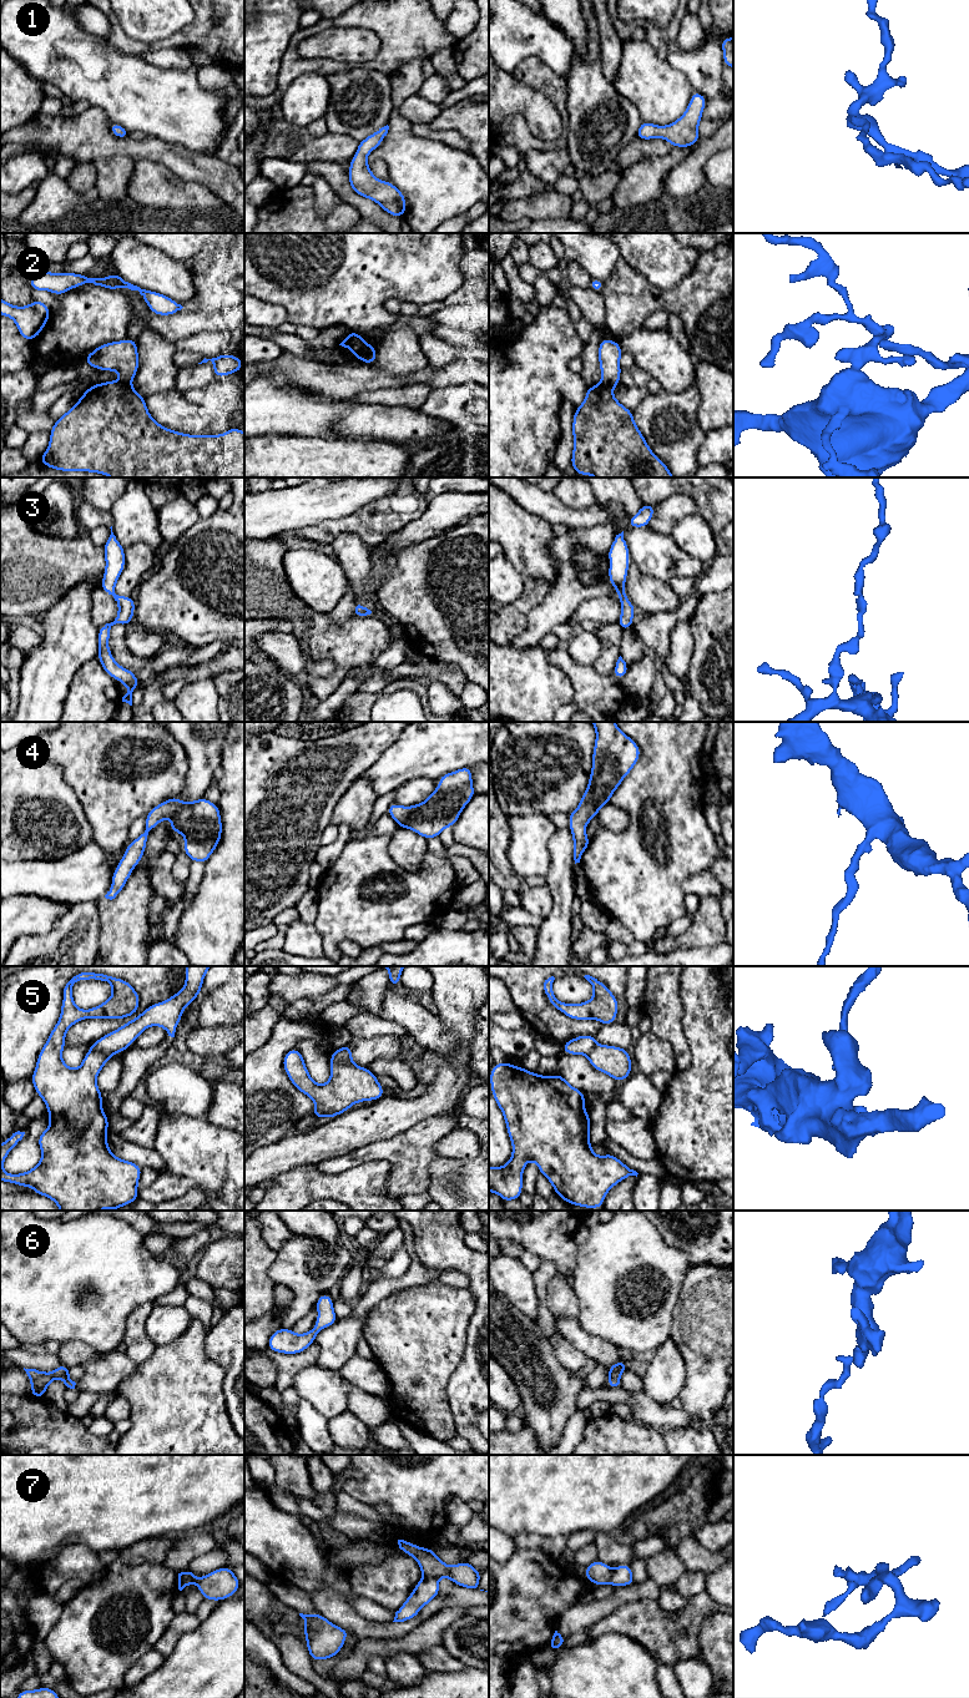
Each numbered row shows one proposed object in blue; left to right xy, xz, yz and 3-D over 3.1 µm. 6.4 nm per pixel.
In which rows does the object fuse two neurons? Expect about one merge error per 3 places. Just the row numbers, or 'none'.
2, 5, 7

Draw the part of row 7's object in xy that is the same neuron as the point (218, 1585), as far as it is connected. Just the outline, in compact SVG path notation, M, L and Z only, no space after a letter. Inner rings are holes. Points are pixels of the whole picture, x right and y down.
M227 1566L212 1571L200 1580L196 1578L196 1573L191 1570L178 1573L180 1577L182 1575L191 1576L192 1583L198 1587L205 1600L222 1601L229 1598L241 1586L239 1580Z

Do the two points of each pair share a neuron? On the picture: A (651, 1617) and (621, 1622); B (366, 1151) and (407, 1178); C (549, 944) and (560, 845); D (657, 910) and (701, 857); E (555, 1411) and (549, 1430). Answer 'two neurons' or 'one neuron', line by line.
A: one neuron
B: one neuron
C: one neuron
D: one neuron
E: one neuron

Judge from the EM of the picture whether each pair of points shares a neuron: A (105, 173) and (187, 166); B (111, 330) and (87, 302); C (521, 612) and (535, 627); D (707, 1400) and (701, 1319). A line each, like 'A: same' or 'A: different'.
A: different
B: same
C: different
D: same

